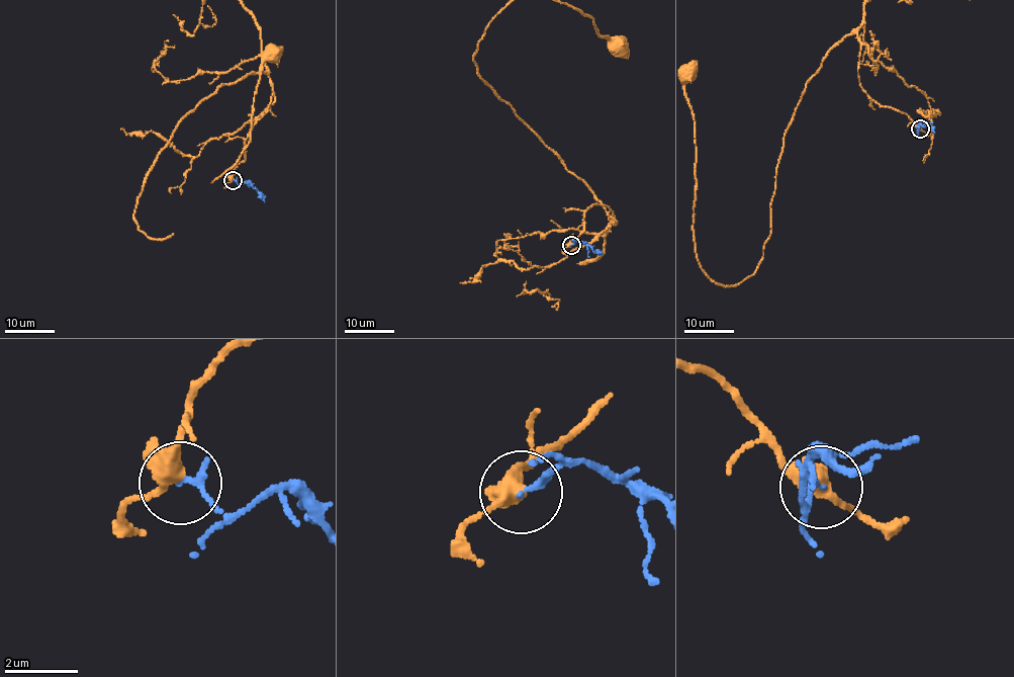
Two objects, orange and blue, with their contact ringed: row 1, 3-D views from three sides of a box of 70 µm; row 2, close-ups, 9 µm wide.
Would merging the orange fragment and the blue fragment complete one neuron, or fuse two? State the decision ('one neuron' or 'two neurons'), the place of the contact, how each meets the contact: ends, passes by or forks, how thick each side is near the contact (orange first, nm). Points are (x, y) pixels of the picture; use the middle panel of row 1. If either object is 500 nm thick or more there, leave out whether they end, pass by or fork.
two neurons; place (571, 245); orange forks; blue ends; calibres 400 and 200 nm

